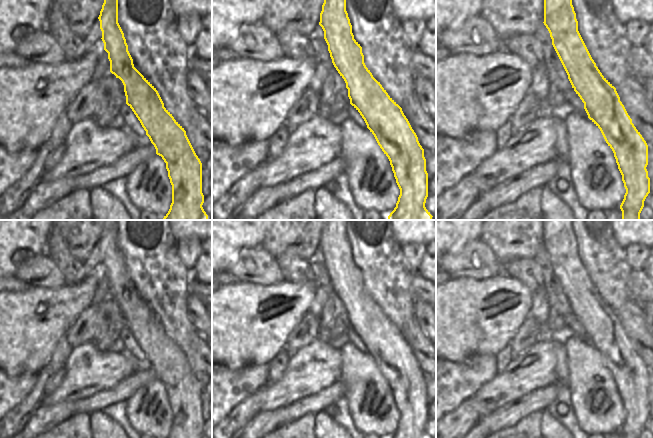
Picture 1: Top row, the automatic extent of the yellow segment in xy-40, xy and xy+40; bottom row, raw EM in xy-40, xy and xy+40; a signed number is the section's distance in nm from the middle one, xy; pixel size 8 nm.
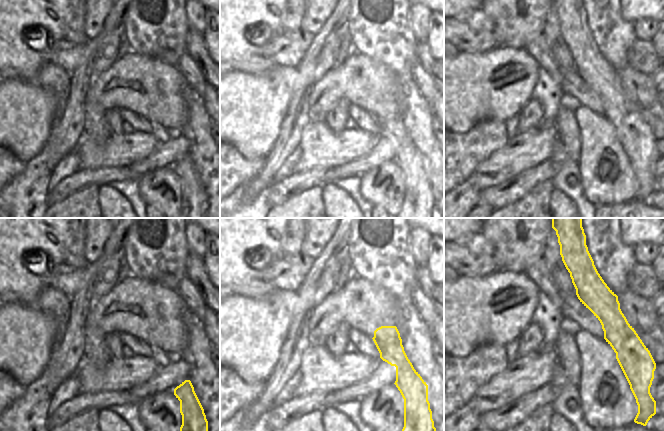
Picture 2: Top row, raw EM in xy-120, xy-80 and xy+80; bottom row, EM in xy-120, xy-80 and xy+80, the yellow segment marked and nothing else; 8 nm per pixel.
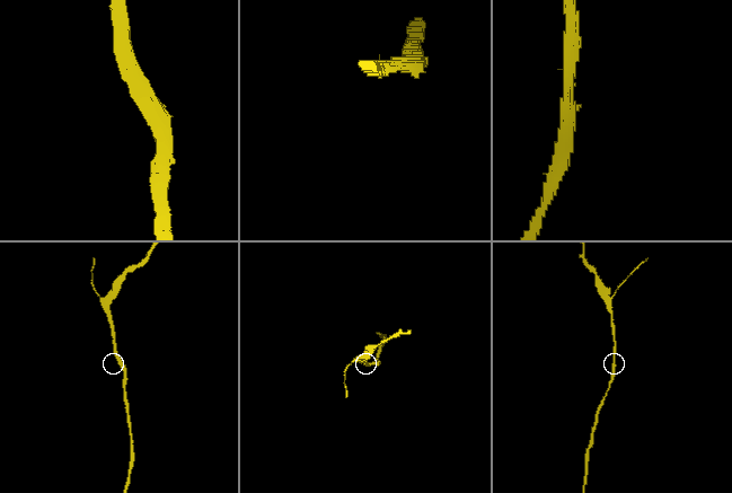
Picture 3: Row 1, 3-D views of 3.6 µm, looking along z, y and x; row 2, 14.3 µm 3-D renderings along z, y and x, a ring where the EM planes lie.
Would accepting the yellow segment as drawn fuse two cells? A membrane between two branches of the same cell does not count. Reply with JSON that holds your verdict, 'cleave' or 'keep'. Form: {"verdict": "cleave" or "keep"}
{"verdict": "keep"}

